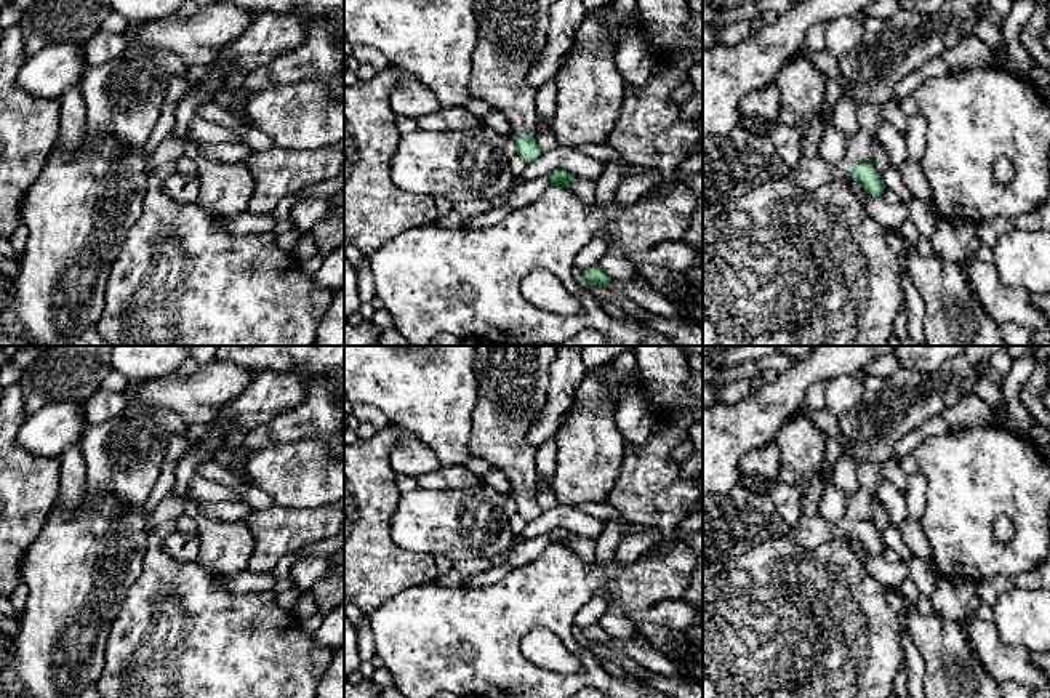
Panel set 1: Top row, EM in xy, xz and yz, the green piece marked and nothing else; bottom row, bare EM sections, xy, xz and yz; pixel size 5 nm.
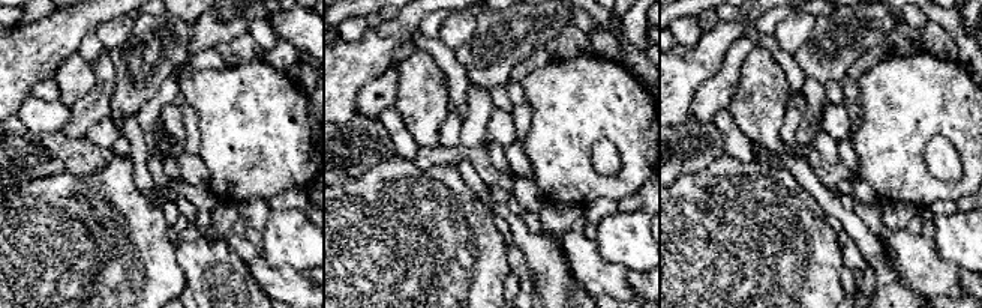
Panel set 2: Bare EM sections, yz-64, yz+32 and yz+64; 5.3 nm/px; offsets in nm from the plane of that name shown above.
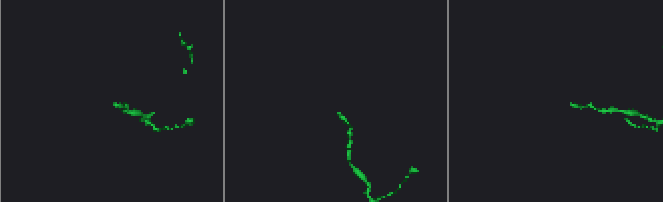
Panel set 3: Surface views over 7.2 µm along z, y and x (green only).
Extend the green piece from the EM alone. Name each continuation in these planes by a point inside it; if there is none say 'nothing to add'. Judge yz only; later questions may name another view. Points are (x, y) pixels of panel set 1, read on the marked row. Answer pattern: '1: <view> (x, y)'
1: yz (733, 164)

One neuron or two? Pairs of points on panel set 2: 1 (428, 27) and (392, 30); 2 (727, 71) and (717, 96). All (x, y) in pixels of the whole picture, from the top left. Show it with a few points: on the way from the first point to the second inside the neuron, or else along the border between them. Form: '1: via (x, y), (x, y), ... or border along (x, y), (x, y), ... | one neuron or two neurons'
1: border along (428, 15), (417, 29) | two neurons
2: via (727, 77), (718, 90) | one neuron

